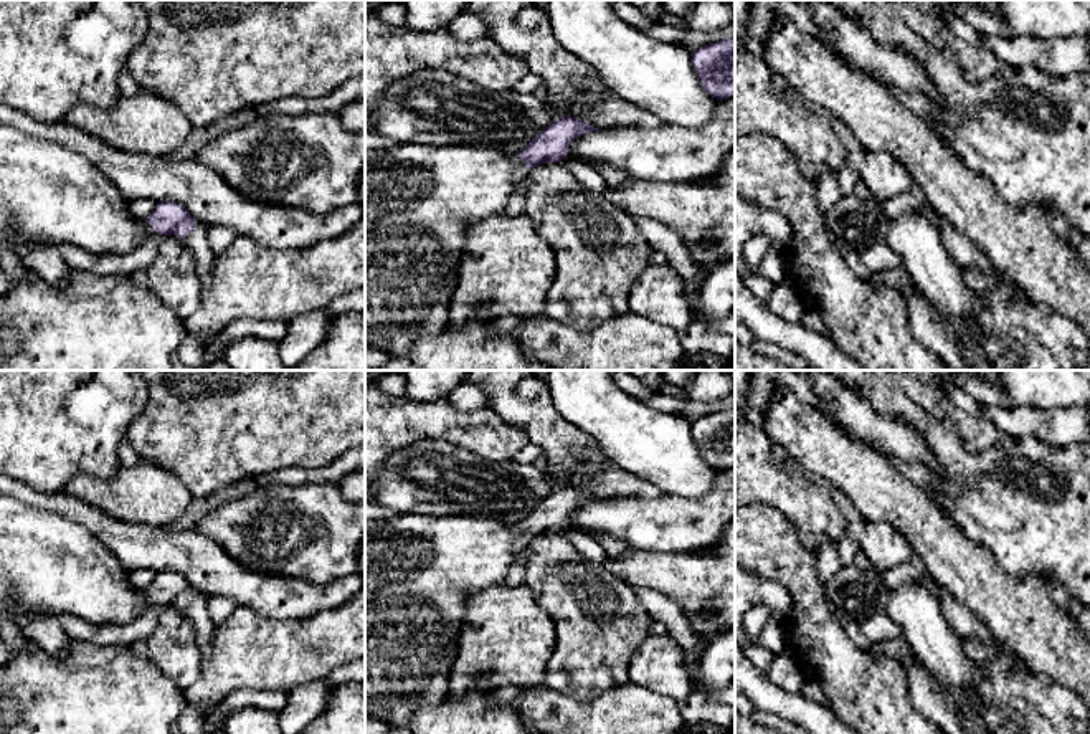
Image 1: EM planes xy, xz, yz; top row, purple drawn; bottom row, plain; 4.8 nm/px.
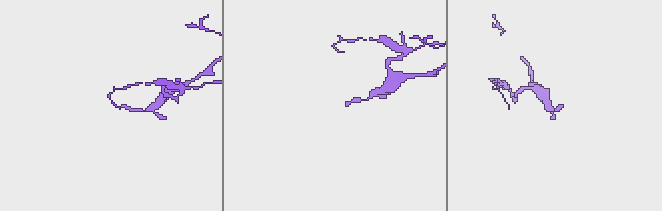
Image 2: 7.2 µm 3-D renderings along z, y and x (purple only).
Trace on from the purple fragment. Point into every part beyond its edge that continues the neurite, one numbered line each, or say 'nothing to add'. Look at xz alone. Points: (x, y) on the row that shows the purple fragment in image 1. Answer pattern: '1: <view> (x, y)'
1: xz (421, 200)

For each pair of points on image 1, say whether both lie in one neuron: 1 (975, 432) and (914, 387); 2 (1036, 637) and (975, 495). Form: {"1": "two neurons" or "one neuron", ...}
{"1": "one neuron", "2": "two neurons"}

